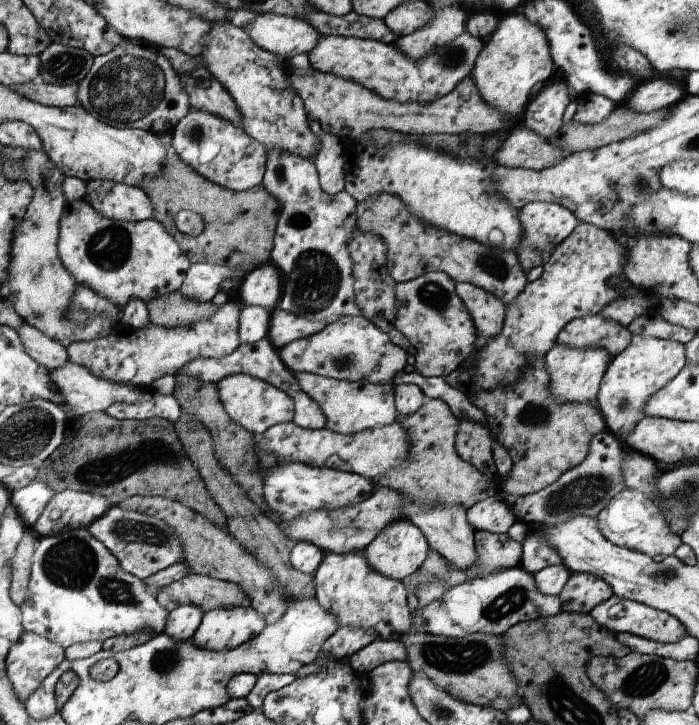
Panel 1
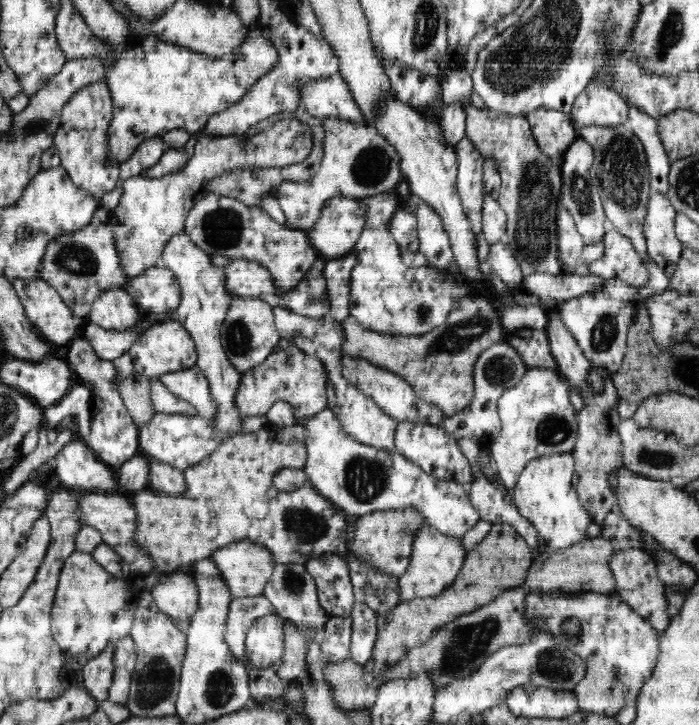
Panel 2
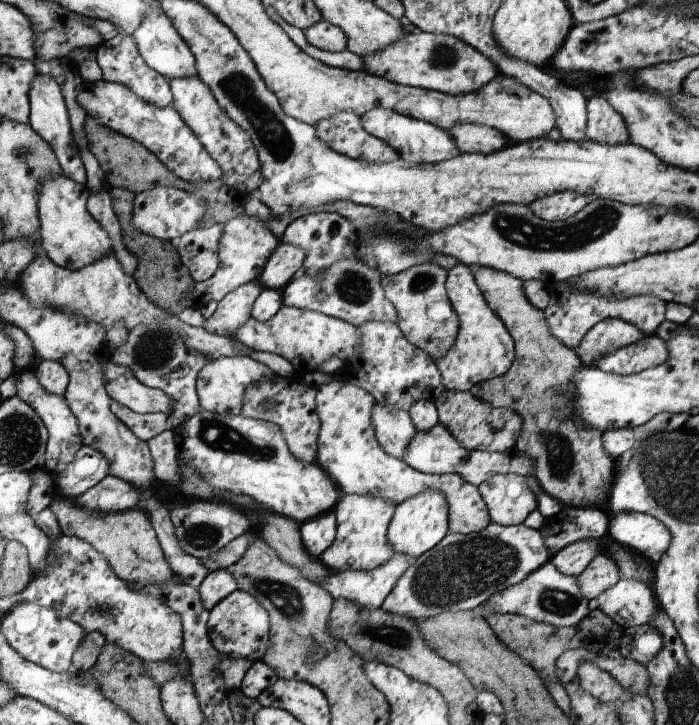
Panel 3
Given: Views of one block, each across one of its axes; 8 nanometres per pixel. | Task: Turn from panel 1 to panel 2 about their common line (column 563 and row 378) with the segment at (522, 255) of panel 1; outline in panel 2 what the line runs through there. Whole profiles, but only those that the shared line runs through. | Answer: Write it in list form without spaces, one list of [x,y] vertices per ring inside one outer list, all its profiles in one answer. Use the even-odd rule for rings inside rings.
[[[184,232],[174,234],[164,246],[161,255],[161,265],[168,267],[175,275],[181,288],[181,301],[178,308],[178,321],[192,337],[197,350],[196,366],[204,373],[212,391],[213,404],[216,405],[216,415],[213,416],[213,426],[217,432],[228,436],[238,434],[242,414],[236,410],[235,390],[240,386],[242,373],[231,365],[227,354],[221,347],[219,330],[227,315],[227,310],[234,299],[232,293],[228,293],[228,285],[225,284],[224,267],[220,267],[212,261],[212,256],[198,248]]]

